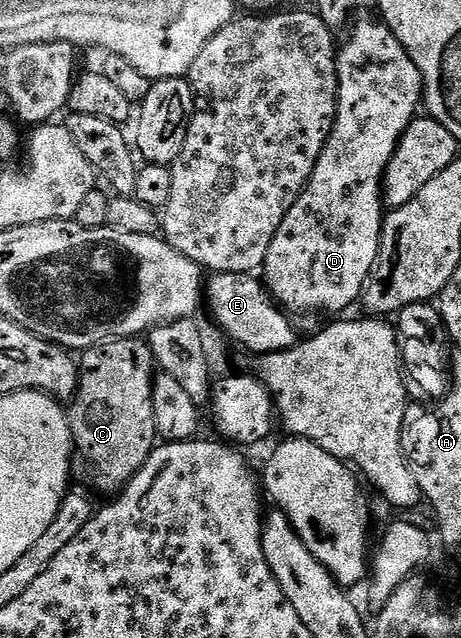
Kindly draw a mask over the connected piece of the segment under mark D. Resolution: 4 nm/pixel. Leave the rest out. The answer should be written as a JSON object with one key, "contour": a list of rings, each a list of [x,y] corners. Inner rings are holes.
{"contour":[[[356,20],[346,34],[346,36],[348,35],[347,42],[345,42],[344,45],[342,42],[342,44],[338,46],[339,106],[335,112],[335,122],[331,128],[331,134],[325,143],[325,147],[321,151],[321,159],[317,159],[317,167],[313,167],[313,175],[309,179],[309,183],[303,188],[303,193],[297,199],[297,203],[293,203],[293,207],[289,207],[289,215],[285,215],[281,227],[277,227],[277,235],[273,239],[273,243],[269,243],[269,255],[265,255],[265,263],[261,270],[262,280],[267,286],[267,292],[287,311],[296,309],[299,313],[346,314],[343,312],[345,312],[354,301],[356,304],[356,302],[362,298],[367,288],[367,282],[370,281],[371,274],[375,272],[375,262],[379,260],[379,248],[381,247],[381,239],[383,238],[383,218],[385,216],[385,178],[387,168],[393,159],[393,155],[397,151],[399,140],[403,138],[405,131],[420,112],[421,102],[423,101],[423,76],[419,68],[413,63],[413,59],[409,59],[405,47],[401,47],[397,35],[393,35],[393,31],[389,31],[389,27],[384,25],[382,20],[374,20],[375,21]]]}

